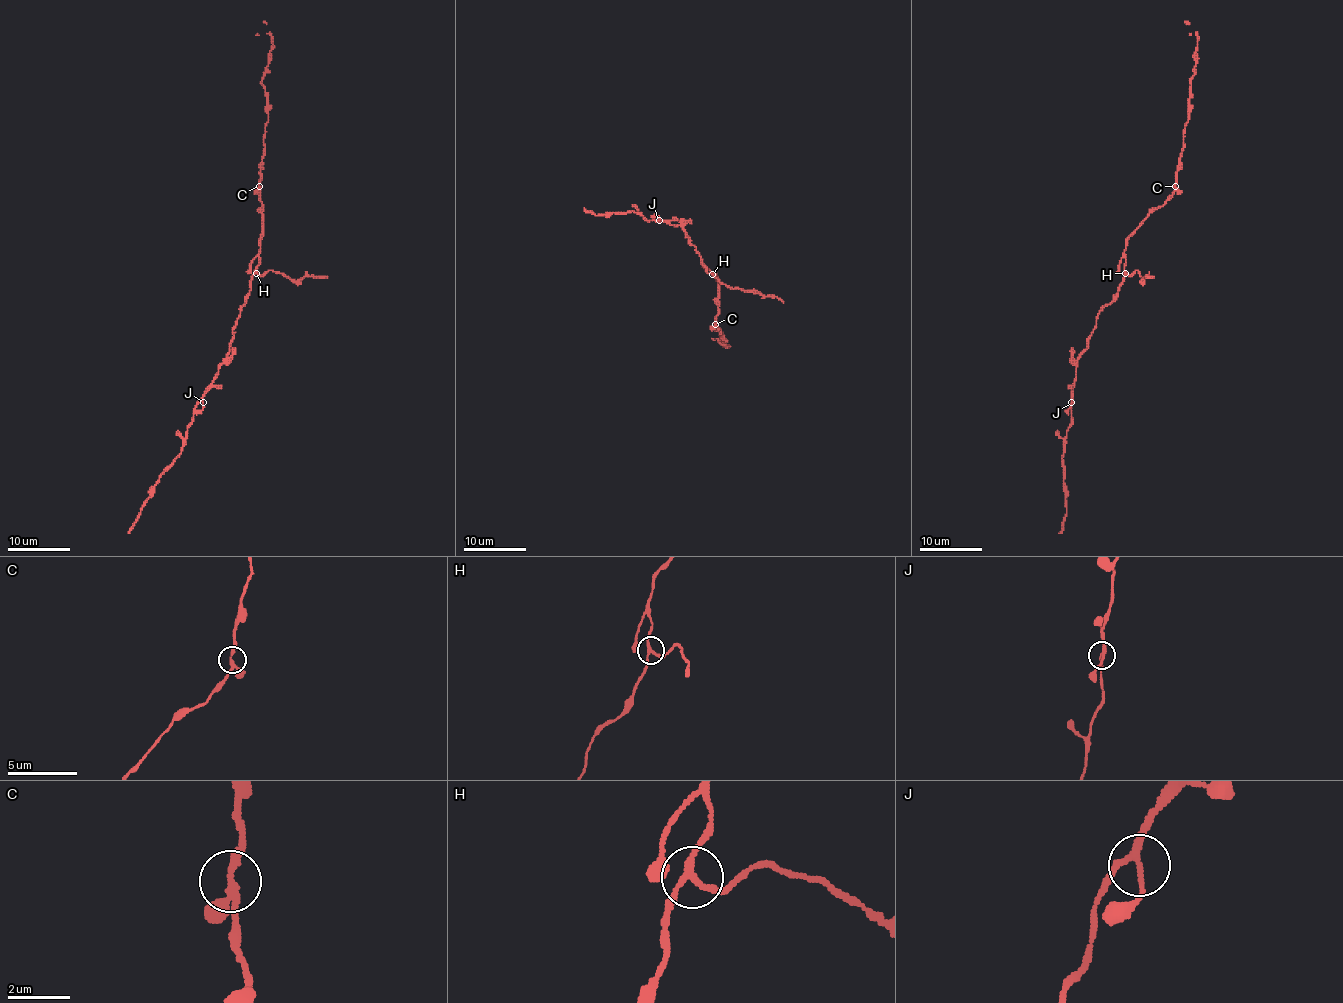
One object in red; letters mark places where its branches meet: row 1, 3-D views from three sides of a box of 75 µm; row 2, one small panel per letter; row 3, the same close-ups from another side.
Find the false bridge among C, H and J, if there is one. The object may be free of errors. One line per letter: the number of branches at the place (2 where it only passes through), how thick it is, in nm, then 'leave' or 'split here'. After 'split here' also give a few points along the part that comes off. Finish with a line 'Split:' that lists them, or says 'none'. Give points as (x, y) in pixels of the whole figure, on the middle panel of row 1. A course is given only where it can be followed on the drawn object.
C: 3 branches meet; 190 nm thick; leave
H: 3 branches meet; 180 nm thick; split here; foreign part runs (712, 275), (727, 285), (757, 290), (761, 295), (777, 296), (783, 303)
J: 3 branches meet; 180 nm thick; leave
Split: H

